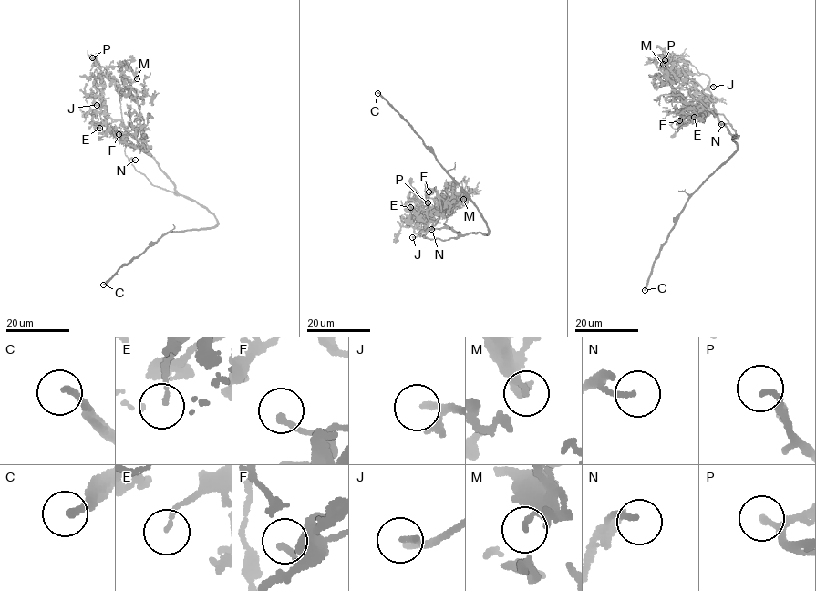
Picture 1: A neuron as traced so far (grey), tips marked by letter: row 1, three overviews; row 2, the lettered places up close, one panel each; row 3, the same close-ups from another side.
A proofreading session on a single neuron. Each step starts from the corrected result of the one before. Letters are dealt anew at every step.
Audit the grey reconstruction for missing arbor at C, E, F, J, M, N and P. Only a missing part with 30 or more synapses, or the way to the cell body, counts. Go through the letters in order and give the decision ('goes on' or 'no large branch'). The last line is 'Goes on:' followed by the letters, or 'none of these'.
C: goes on
E: no large branch
F: no large branch
J: goes on
M: no large branch
N: goes on
P: no large branch
Goes on: C, J, N

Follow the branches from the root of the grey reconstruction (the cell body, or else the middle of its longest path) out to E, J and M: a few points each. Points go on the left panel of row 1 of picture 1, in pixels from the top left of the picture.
E: (196, 202), (175, 191), (170, 179), (127, 133), (121, 121), (107, 124), (104, 119), (105, 123), (99, 128)
J: (196, 202), (175, 191), (170, 179), (127, 133), (124, 124), (109, 117), (105, 106), (97, 105)
M: (196, 202), (175, 191), (170, 179), (124, 128), (118, 88), (125, 78), (126, 69), (130, 68), (137, 78)

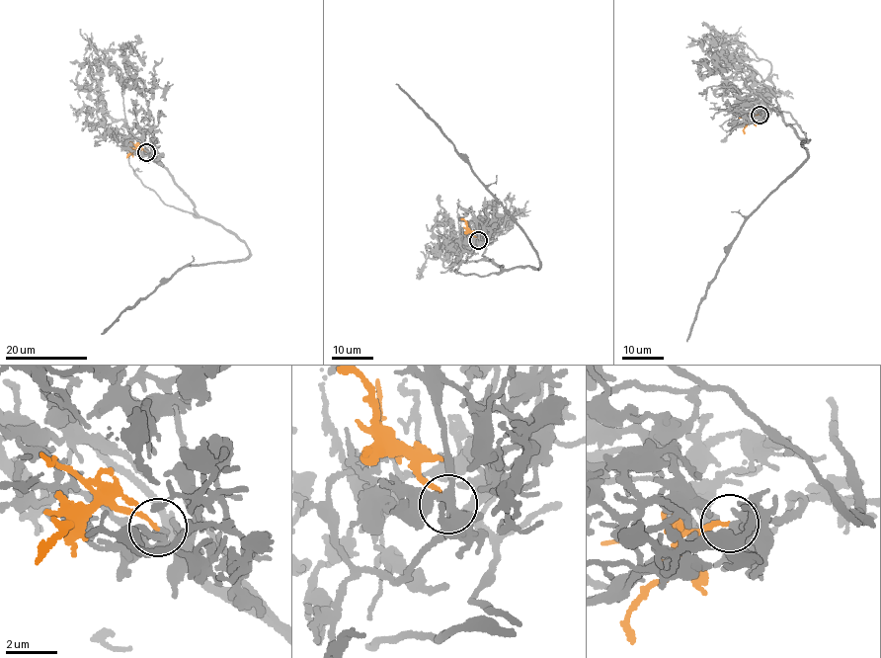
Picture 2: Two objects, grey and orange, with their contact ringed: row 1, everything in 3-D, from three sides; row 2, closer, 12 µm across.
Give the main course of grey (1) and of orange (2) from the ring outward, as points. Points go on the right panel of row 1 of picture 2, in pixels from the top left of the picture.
1: (760, 115), (787, 111), (810, 140), (800, 142), (808, 154), (806, 160), (750, 213), (698, 307), (687, 341)
2: (760, 115), (753, 116), (745, 133)

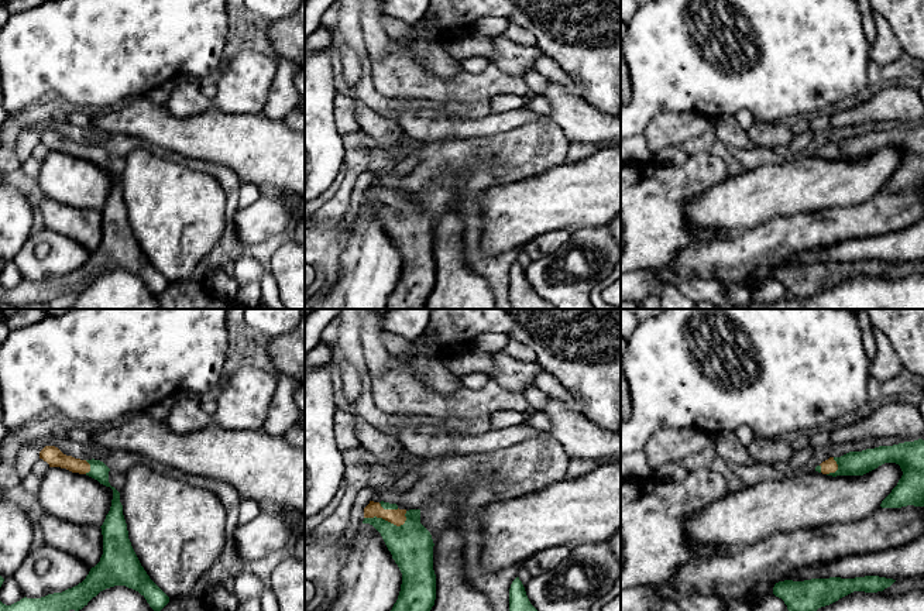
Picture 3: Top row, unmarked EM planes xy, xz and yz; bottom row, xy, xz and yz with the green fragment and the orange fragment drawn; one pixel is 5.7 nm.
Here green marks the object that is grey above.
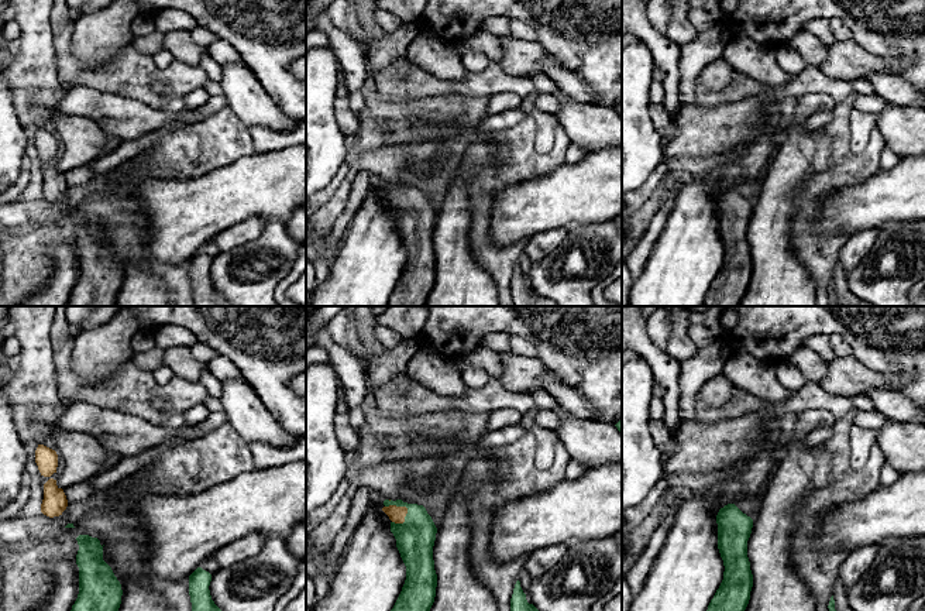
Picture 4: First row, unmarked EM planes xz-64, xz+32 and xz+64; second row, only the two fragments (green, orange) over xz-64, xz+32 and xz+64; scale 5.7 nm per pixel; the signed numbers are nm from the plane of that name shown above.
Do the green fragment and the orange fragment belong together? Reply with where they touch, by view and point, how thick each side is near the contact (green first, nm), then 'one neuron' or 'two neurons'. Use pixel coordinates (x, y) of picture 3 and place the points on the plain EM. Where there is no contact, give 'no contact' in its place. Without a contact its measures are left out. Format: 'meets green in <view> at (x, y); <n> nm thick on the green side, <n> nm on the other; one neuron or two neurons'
meets green in xz at (390, 206); 260 nm thick on the green side, 90 nm on the other; one neuron

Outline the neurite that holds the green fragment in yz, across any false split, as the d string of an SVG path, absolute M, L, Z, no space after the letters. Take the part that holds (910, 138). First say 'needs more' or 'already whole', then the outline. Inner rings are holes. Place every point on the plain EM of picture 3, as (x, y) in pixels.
needs more; M924 124L879 130L862 135L849 135L841 141L829 141L815 151L827 159L863 159L885 147L900 150L903 159L892 176L882 185L882 192L907 189L924 190Z

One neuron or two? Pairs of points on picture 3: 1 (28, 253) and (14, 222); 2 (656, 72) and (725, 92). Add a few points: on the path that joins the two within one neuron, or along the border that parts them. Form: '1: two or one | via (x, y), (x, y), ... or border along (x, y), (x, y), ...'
1: two | border along (31, 234), (14, 256)
2: one | via (673, 72), (706, 72), (708, 75)

